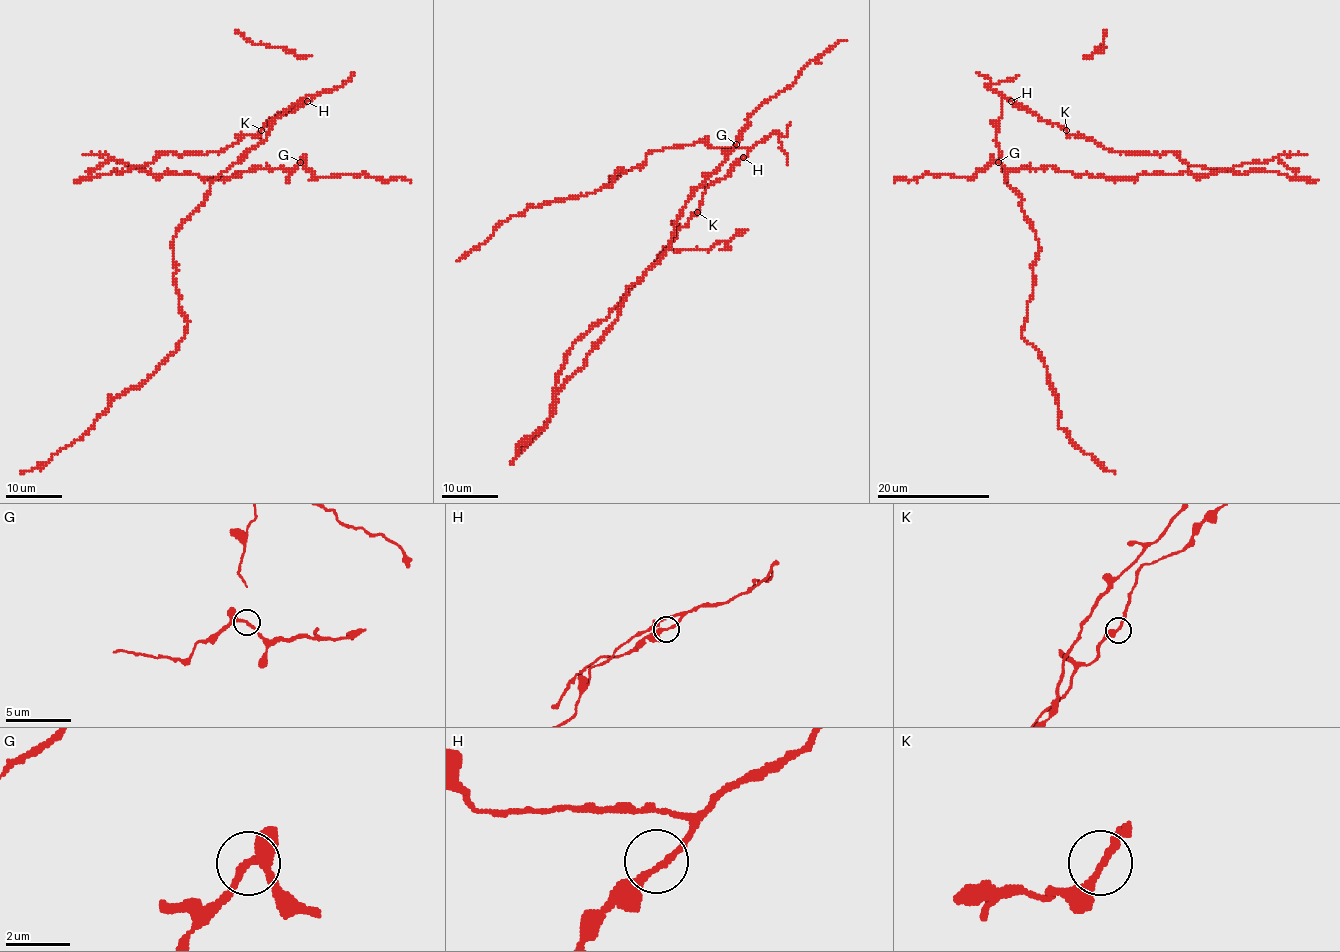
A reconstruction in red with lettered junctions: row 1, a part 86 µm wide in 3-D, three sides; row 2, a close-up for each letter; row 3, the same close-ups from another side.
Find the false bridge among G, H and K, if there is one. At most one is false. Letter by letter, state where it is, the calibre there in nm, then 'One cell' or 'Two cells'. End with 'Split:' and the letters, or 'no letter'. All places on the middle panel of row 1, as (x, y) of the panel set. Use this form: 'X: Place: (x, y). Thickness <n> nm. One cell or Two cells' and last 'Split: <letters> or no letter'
G: Place: (736, 144). Thickness 200 nm. One cell
H: Place: (743, 157). Thickness 200 nm. One cell
K: Place: (697, 212). Thickness 190 nm. One cell
Split: no letter

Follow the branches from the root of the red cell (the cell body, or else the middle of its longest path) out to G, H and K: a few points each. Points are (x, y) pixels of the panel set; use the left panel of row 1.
G: (198, 152), (161, 152), (120, 173), (85, 176), (110, 158), (155, 178), (205, 179), (300, 162)
H: (198, 152), (223, 151), (244, 135), (256, 135), (273, 117), (292, 111), (307, 101)
K: (198, 152), (223, 151), (244, 135), (256, 135), (261, 130)

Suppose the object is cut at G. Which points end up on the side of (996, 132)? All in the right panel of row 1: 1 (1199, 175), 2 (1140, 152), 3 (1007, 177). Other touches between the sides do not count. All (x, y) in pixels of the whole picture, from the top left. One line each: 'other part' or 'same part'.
1: other part
2: same part
3: other part

